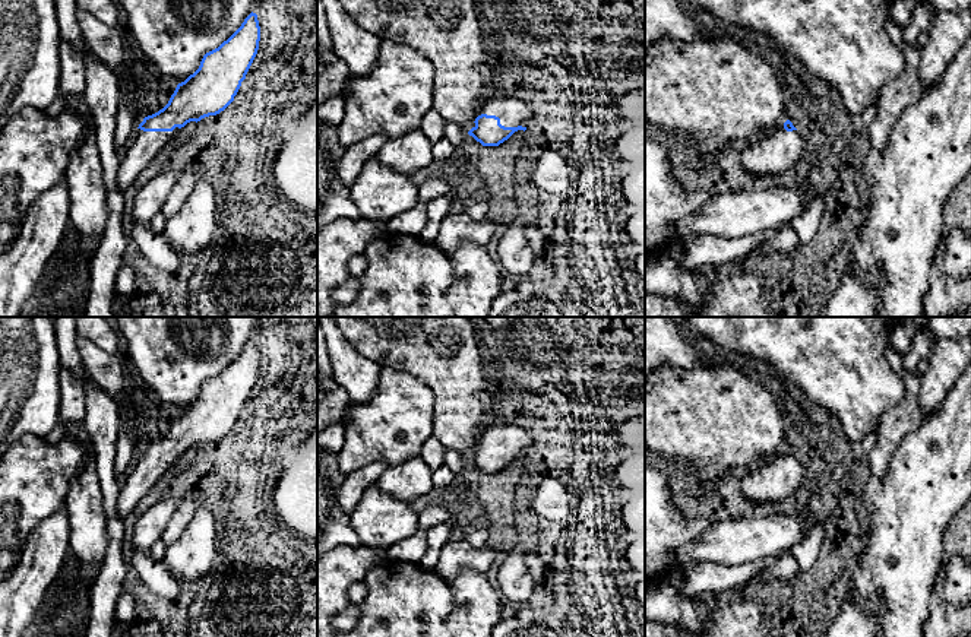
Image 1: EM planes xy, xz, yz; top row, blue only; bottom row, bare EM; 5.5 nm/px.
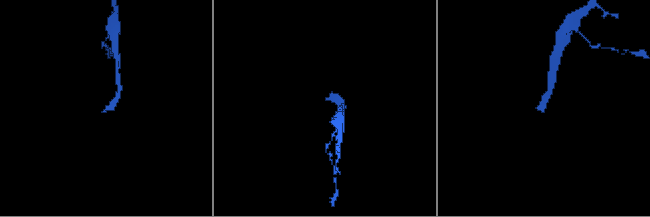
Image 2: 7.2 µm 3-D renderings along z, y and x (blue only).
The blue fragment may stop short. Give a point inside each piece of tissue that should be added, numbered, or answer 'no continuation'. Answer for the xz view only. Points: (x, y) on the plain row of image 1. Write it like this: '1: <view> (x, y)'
1: xz (512, 440)

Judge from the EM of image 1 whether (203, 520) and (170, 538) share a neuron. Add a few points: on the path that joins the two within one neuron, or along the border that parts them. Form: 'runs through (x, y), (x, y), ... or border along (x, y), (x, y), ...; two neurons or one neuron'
border along (198, 507), (184, 532), (167, 547); two neurons

